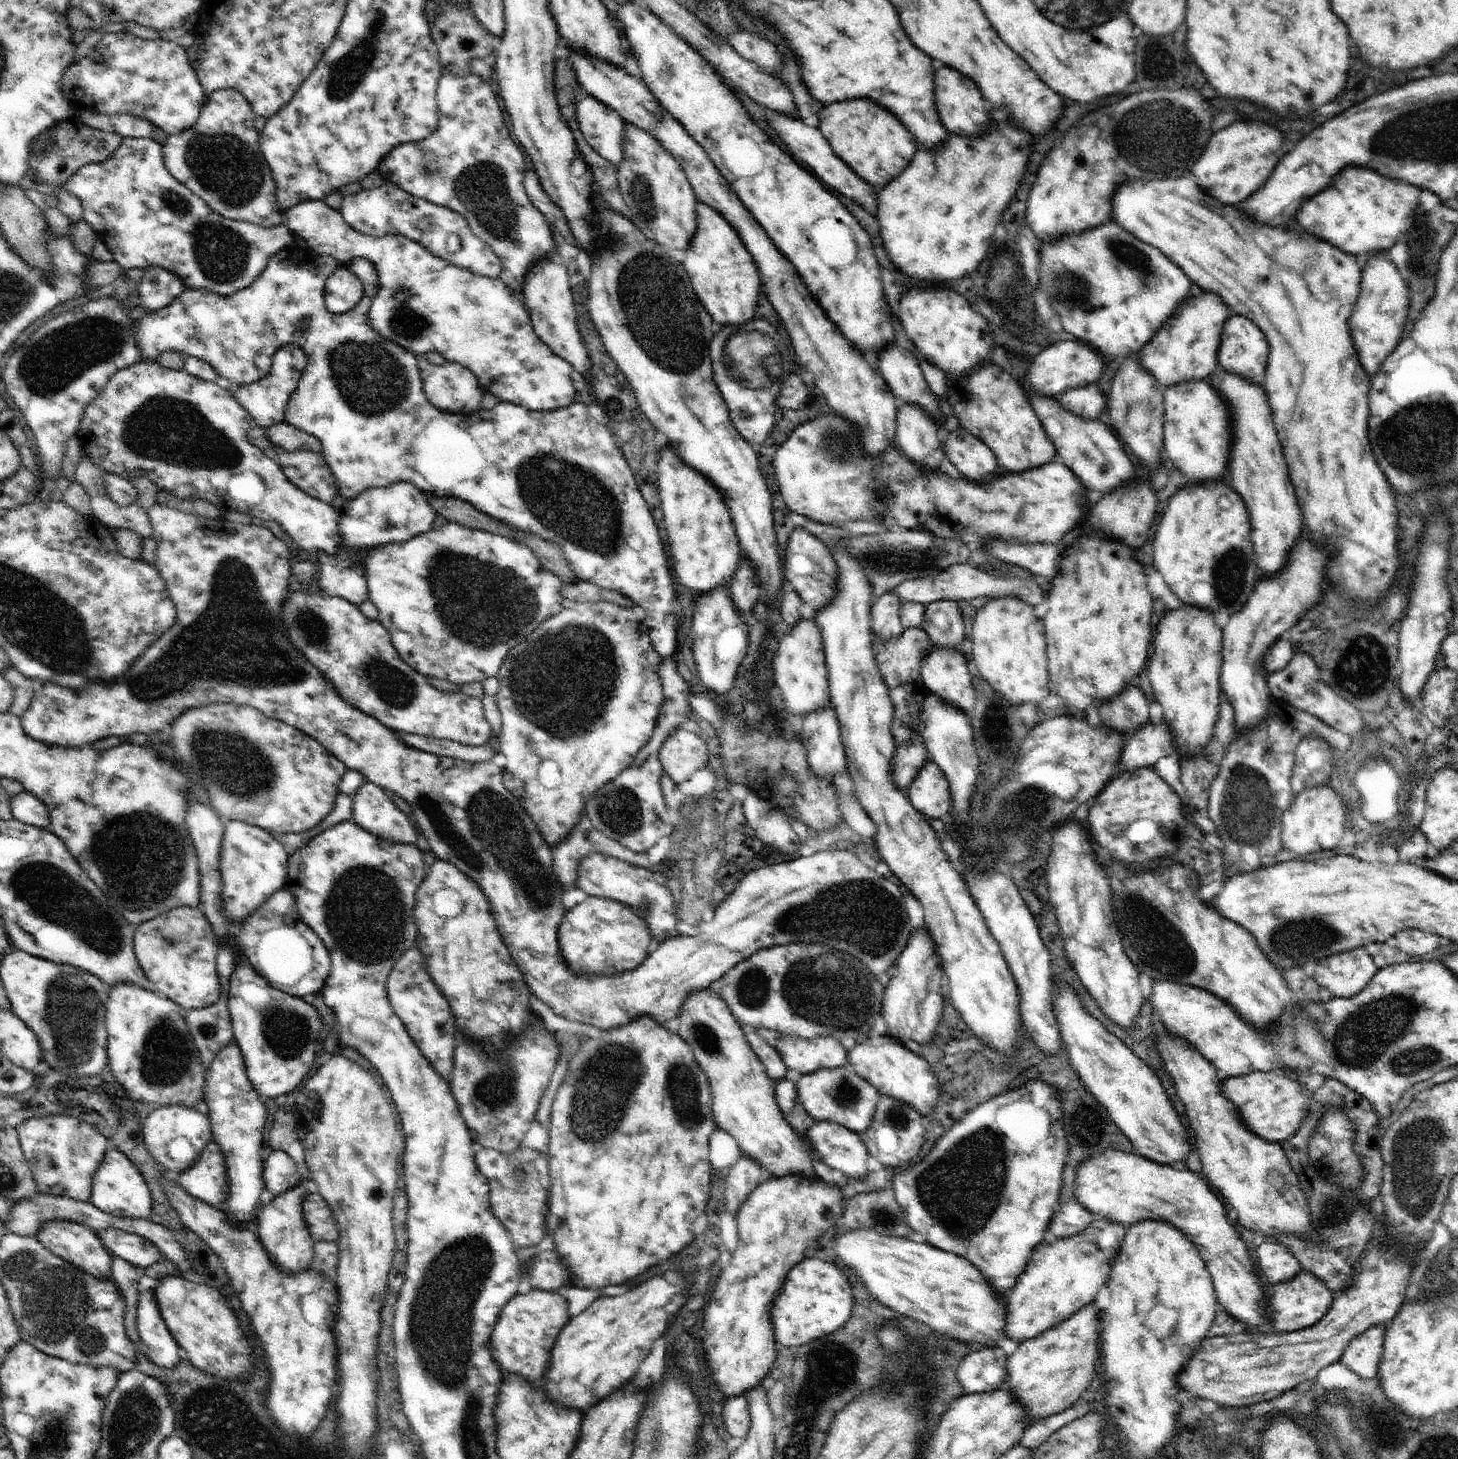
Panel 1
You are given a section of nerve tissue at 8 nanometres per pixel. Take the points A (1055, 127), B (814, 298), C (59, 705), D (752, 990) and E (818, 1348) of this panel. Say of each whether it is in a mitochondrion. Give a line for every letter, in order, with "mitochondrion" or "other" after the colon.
A: other
B: other
C: mitochondrion
D: mitochondrion
E: mitochondrion

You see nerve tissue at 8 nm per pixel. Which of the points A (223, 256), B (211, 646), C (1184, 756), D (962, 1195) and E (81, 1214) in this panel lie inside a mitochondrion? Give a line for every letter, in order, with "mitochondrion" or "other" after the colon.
A: mitochondrion
B: mitochondrion
C: other
D: mitochondrion
E: other

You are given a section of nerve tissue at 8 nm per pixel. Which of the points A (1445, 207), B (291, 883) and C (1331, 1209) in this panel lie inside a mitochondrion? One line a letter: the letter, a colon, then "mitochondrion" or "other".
A: other
B: other
C: mitochondrion

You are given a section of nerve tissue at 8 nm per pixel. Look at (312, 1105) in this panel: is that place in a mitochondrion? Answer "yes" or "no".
yes

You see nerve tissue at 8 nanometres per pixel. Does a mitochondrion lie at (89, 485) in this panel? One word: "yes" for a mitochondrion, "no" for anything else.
no

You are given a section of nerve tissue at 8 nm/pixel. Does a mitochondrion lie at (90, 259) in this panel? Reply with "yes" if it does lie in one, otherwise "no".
no

